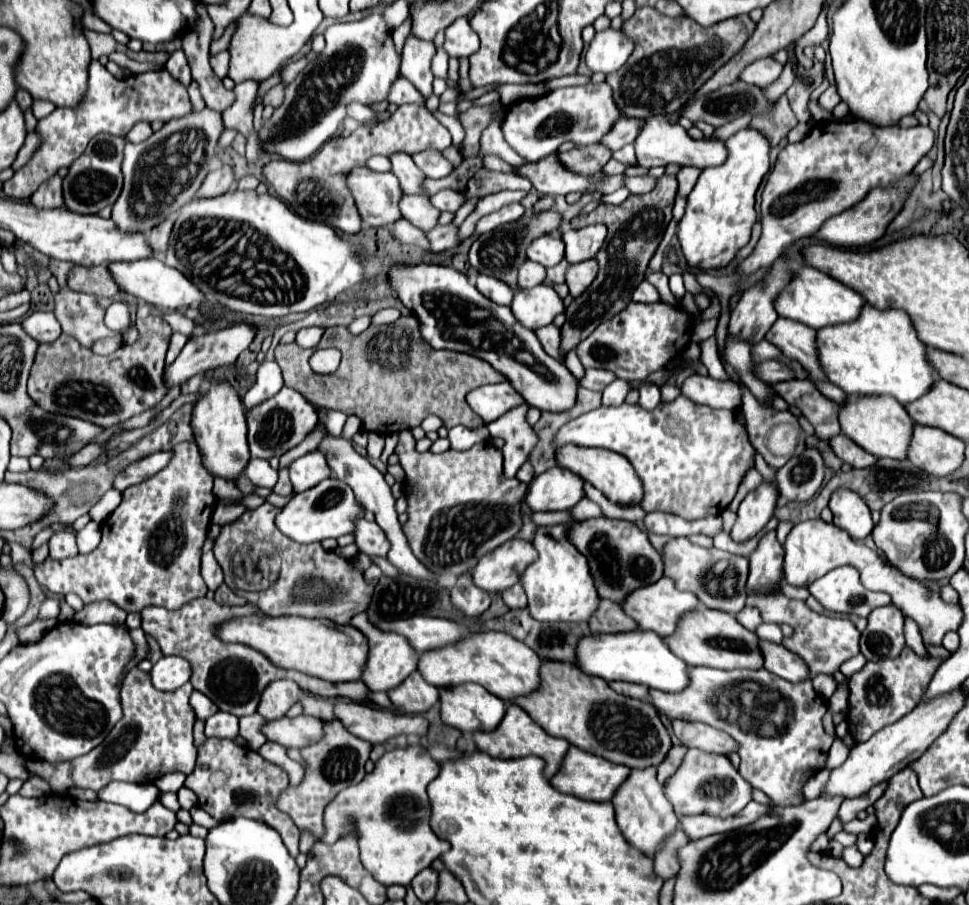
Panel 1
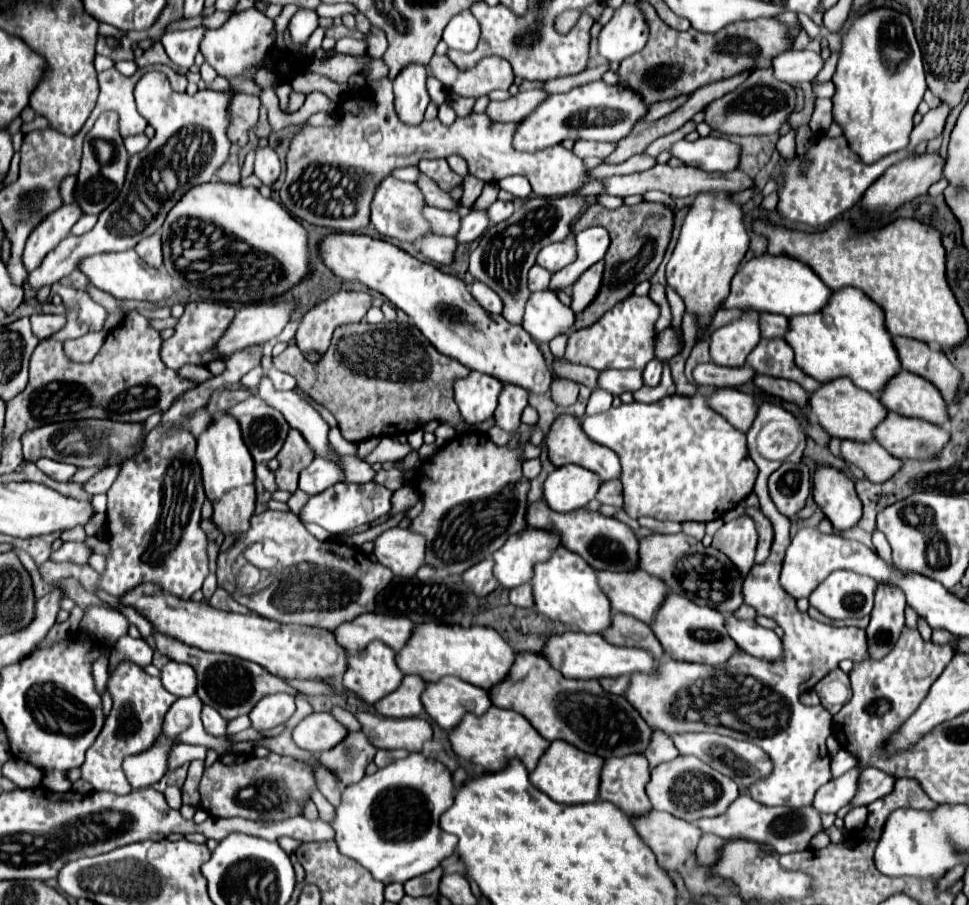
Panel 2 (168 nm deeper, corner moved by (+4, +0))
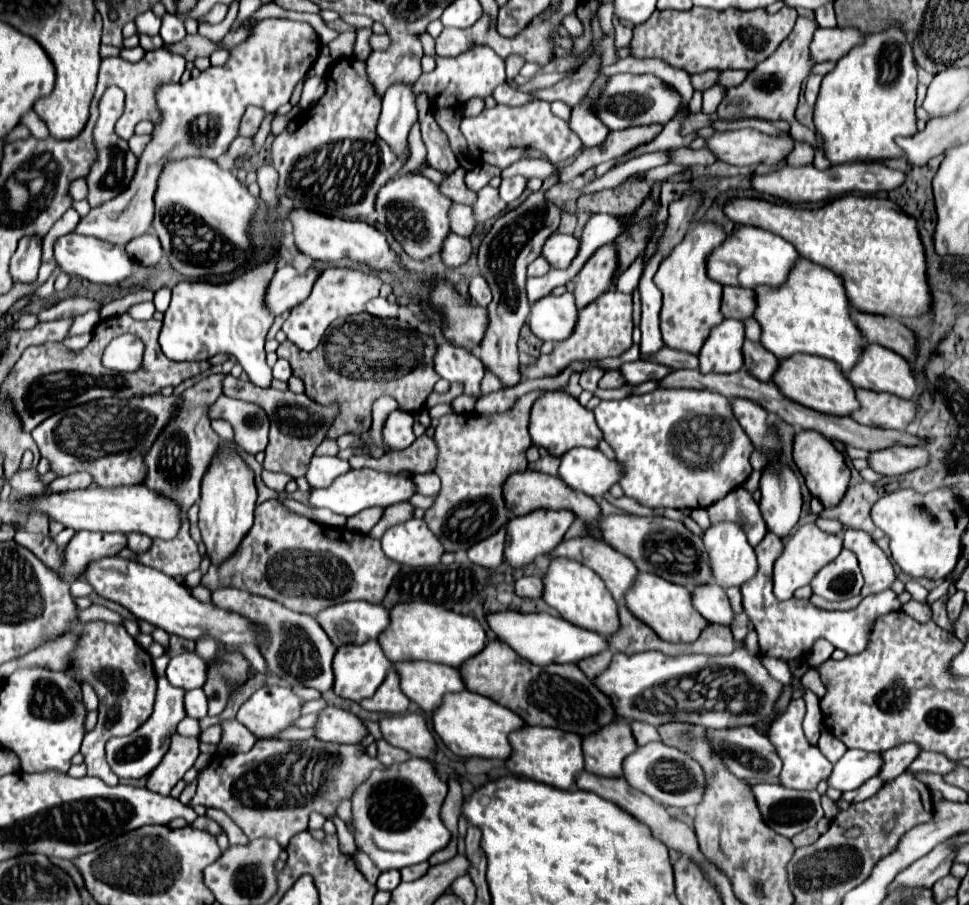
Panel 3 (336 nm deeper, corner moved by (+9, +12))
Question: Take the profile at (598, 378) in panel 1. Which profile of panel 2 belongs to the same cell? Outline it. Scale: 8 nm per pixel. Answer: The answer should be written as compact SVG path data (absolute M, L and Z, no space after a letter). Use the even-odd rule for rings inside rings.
M604 370L598 376L596 388L606 390L610 394L622 394L622 392L636 392L642 384L642 372L628 370L628 372L616 372L616 370Z

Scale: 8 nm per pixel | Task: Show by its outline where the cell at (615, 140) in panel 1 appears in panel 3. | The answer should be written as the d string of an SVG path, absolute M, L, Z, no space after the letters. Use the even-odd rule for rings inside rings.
M715 70L703 72L703 74L693 74L693 76L691 76L693 88L697 88L697 90L707 90L707 88L715 86L717 80L719 80L719 74L721 74L721 72L715 72Z

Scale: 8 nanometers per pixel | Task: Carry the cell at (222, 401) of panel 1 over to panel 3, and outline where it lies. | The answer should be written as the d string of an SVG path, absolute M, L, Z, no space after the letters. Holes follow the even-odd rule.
M227 444L227 448L223 448L221 454L215 454L203 484L201 484L201 500L199 500L199 530L201 530L201 538L207 550L207 558L211 560L211 564L223 564L223 560L227 560L227 556L231 556L231 552L235 552L235 548L241 544L243 536L247 536L247 532L253 526L253 510L255 510L255 500L257 500L257 490L253 484L253 472L249 470L249 466L239 458L239 454L235 450L231 450L233 444Z

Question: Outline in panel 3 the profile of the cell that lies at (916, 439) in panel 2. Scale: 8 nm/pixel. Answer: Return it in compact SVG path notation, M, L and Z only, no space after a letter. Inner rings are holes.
M857 388L857 400L861 406L851 414L851 418L867 426L907 430L917 414L917 406L913 400L903 400L895 394L867 392L863 388Z

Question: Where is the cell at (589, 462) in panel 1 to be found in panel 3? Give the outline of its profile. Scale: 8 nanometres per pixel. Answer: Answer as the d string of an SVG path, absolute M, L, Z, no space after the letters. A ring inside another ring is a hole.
M561 390L555 392L543 392L537 400L535 406L531 406L531 418L529 418L529 426L531 426L531 438L533 444L547 448L553 456L563 456L567 450L577 448L577 446L591 446L597 448L599 440L603 438L593 412L589 412L587 408L583 408L577 398L573 398L571 394L565 394Z

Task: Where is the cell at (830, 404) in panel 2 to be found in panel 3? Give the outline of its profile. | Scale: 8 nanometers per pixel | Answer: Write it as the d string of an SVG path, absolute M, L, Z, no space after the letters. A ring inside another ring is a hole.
M791 356L791 360L779 360L779 372L775 372L775 380L779 390L811 410L833 414L833 416L851 416L859 408L855 398L855 388L847 380L847 376L833 364L831 360L819 360L819 356Z

